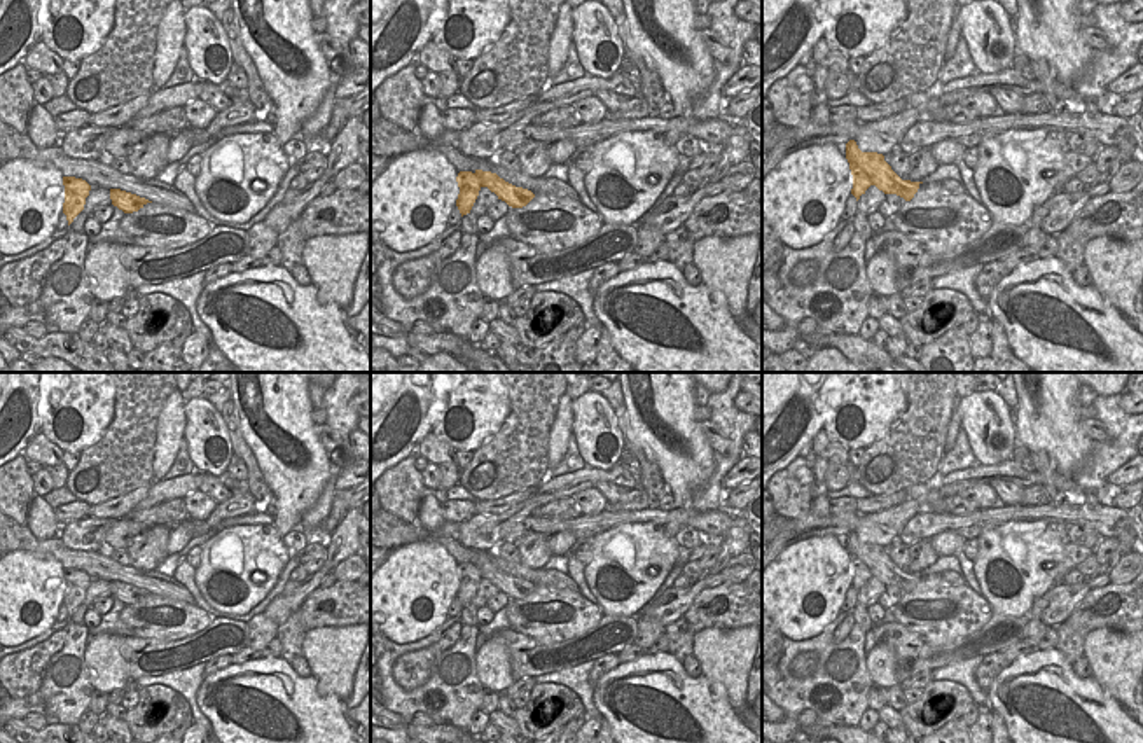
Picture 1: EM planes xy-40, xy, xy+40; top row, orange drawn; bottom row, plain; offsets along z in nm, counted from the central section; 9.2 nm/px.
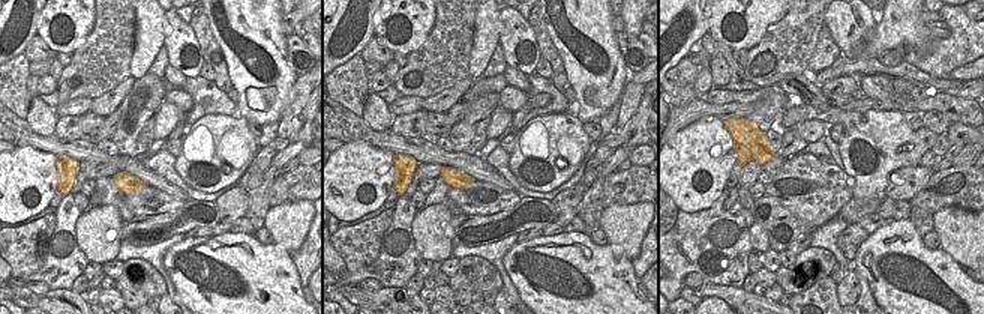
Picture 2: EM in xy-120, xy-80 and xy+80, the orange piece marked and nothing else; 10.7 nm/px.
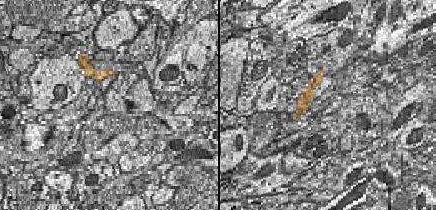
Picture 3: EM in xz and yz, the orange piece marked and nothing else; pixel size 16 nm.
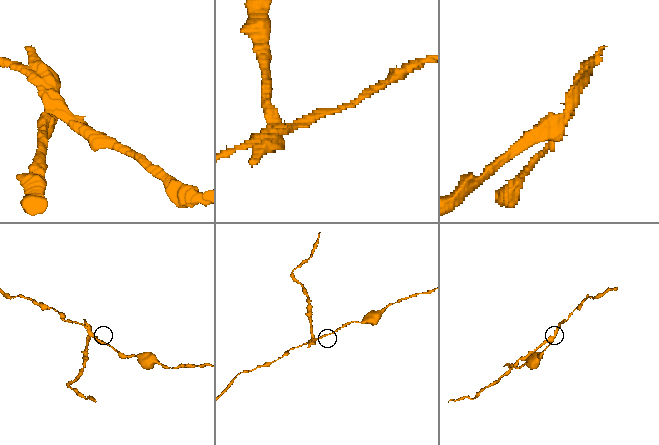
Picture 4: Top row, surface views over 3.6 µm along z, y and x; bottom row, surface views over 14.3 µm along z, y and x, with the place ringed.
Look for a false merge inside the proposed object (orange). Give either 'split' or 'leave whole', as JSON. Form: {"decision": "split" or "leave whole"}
{"decision": "split"}

